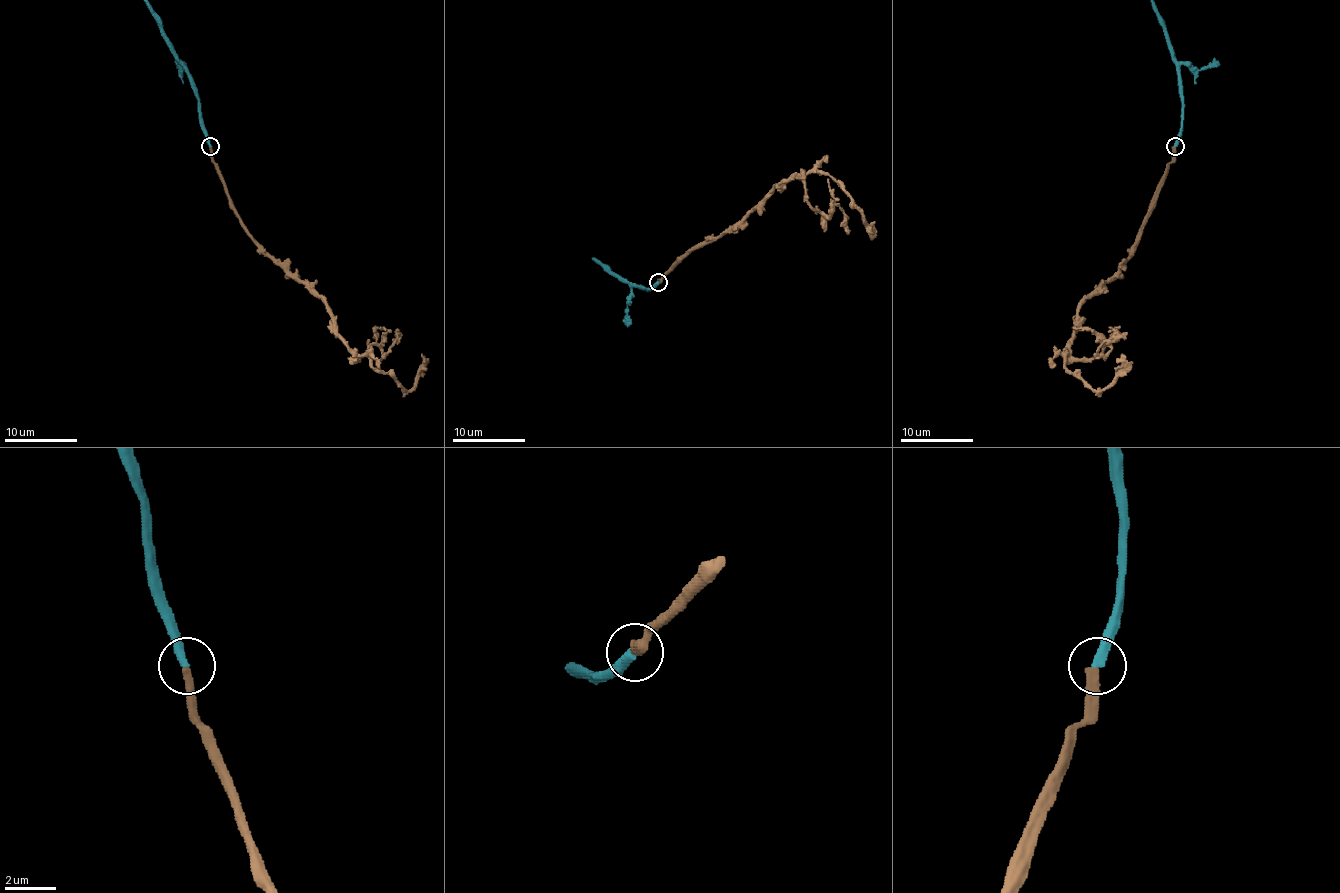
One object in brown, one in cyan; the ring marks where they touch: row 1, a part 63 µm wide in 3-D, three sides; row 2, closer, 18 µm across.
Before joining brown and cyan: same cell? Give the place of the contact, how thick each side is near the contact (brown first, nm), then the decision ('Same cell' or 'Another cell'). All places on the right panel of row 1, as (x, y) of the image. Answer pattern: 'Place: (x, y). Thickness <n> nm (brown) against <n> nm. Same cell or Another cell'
Place: (1175, 146). Thickness 400 nm (brown) against 360 nm. Same cell

